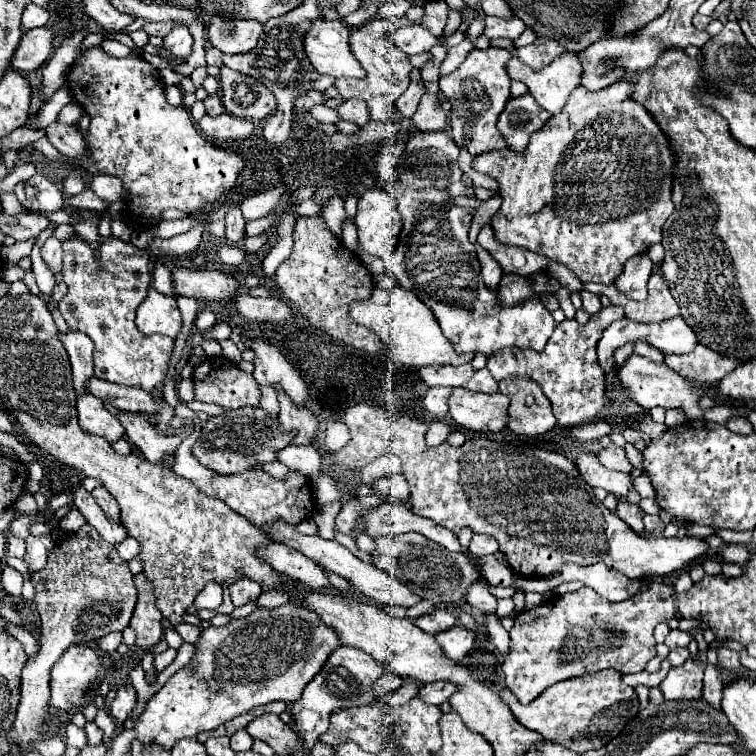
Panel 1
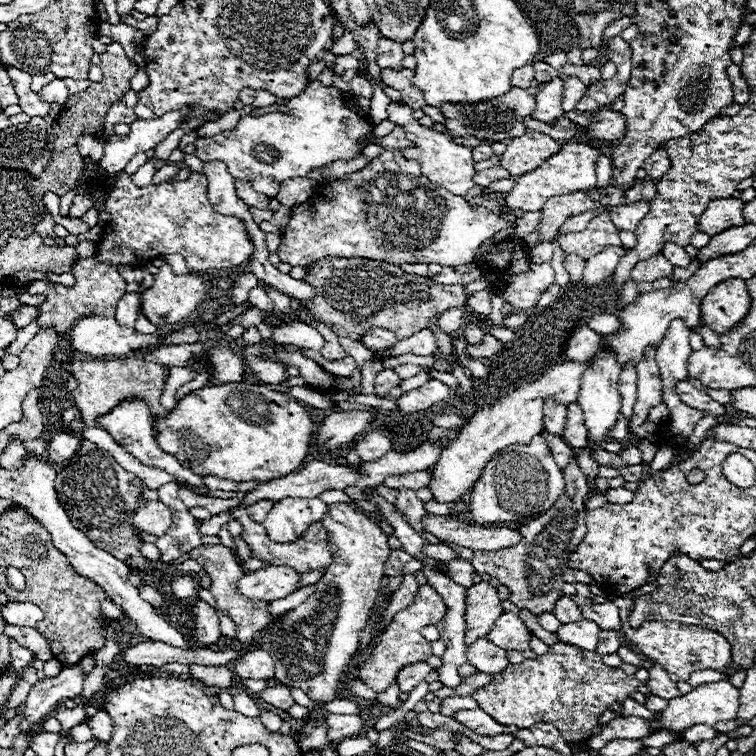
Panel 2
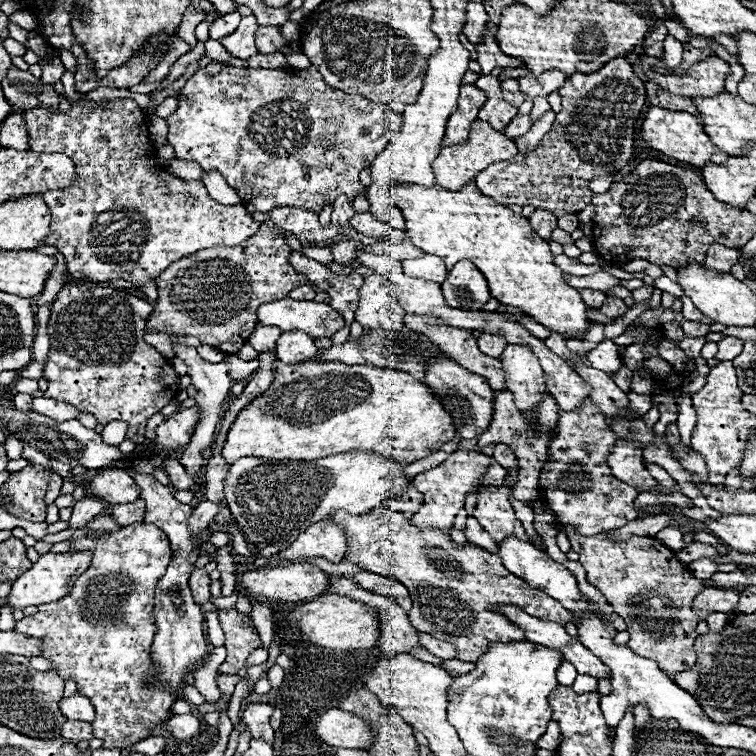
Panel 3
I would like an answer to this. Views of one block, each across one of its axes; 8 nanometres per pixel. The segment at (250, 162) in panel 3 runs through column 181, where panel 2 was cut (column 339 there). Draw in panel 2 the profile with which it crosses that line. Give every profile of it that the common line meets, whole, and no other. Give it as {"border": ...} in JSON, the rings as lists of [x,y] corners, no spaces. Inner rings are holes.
{"border":[[[310,80],[300,96],[288,100],[292,114],[272,112],[262,116],[242,116],[238,126],[210,138],[198,138],[196,156],[202,162],[222,160],[236,180],[246,180],[256,192],[274,198],[286,178],[306,176],[314,168],[322,168],[338,158],[350,160],[358,156],[358,138],[370,134],[374,124],[344,106],[342,92],[326,88],[318,80]]]}

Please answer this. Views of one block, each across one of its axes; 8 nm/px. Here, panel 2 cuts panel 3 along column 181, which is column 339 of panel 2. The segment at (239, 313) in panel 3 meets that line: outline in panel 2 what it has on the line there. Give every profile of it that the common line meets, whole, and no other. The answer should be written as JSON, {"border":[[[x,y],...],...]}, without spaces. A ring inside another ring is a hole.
{"border":[[[326,258],[318,264],[306,266],[306,272],[308,274],[304,280],[316,290],[314,302],[308,304],[310,314],[324,324],[330,324],[338,336],[354,340],[358,340],[362,332],[370,328],[392,330],[398,340],[404,340],[428,328],[428,322],[432,318],[438,318],[450,308],[462,308],[468,300],[460,284],[436,284],[424,276],[406,274],[400,266],[376,260]]]}

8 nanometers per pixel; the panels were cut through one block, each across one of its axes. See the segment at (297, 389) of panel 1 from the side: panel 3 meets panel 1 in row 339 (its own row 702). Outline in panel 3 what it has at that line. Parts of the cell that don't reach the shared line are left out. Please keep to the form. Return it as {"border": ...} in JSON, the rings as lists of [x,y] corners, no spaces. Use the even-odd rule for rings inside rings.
{"border":[[[254,702],[254,704],[246,706],[246,710],[242,714],[242,722],[246,724],[246,728],[248,728],[248,732],[252,734],[254,740],[262,738],[268,744],[274,744],[274,730],[270,726],[272,710],[274,710],[274,706],[260,704],[260,702]]]}

